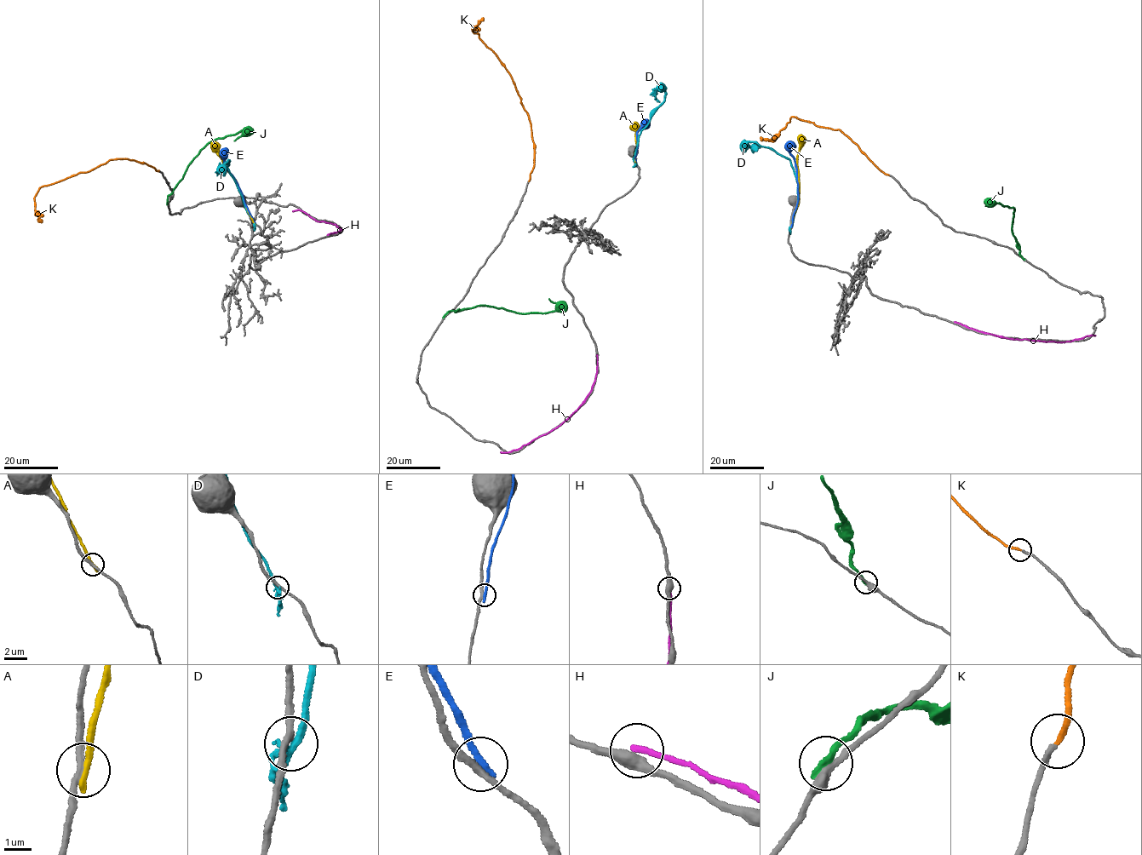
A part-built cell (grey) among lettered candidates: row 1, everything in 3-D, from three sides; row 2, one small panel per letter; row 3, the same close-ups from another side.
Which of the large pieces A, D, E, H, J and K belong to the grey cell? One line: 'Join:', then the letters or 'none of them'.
Join: K

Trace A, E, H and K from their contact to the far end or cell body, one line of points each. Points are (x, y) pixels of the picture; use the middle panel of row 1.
A: (635, 164), (635, 134), (639, 128), (635, 123)
E: (635, 165), (637, 132), (648, 122)
H: (597, 355), (596, 378), (591, 391), (578, 409), (546, 434), (510, 451), (500, 451)
K: (529, 180), (535, 153), (530, 119), (504, 64), (479, 34), (473, 31), (484, 18)

